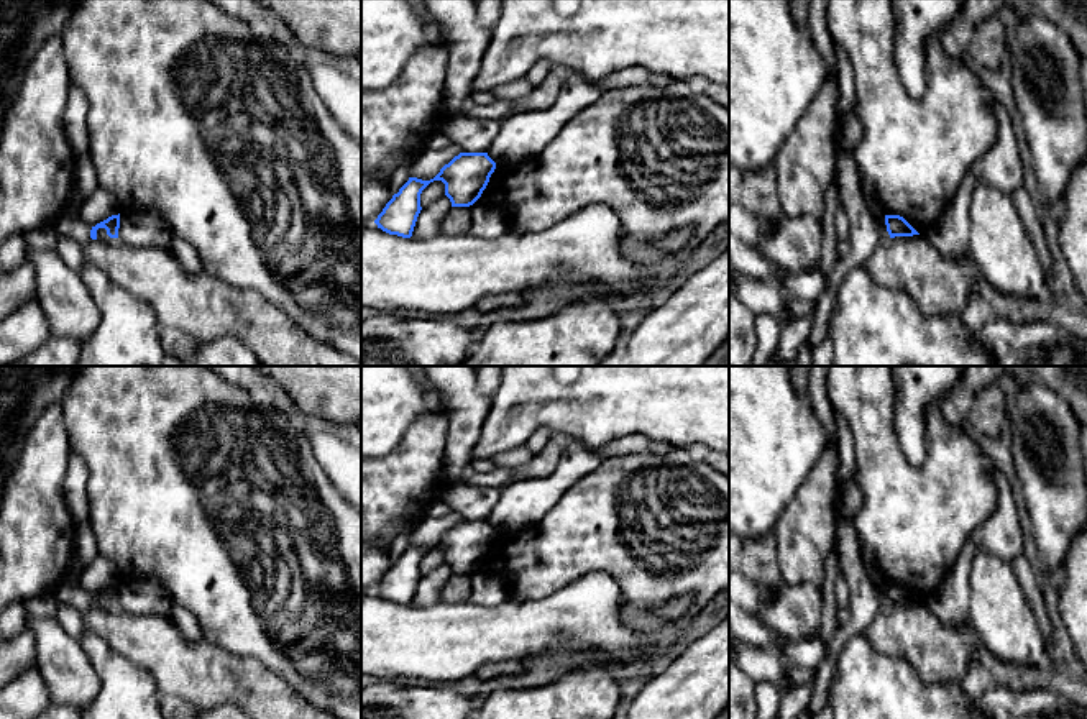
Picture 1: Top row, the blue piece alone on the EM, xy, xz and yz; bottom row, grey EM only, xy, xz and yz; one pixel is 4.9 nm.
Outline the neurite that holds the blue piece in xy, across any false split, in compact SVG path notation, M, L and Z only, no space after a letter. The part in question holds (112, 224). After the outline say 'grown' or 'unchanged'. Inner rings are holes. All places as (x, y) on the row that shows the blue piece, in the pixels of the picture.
M120 213L118 215L112 215L107 220L97 223L95 227L92 227L90 230L90 238L97 240L97 230L99 228L105 228L107 235L110 238L118 238L118 228L120 228Z; unchanged

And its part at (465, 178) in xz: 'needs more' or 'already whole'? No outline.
already whole

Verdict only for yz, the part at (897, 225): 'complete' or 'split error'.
complete

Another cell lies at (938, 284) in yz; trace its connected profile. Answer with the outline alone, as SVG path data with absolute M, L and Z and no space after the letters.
M923 233L880 241L864 268L875 284L908 294L926 317L961 315L970 295L982 294L969 256L944 256Z

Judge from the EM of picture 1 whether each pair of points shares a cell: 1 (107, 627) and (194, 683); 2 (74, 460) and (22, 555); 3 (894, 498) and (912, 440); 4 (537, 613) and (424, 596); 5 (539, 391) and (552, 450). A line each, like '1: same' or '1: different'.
1: same
2: different
3: different
4: different
5: different

